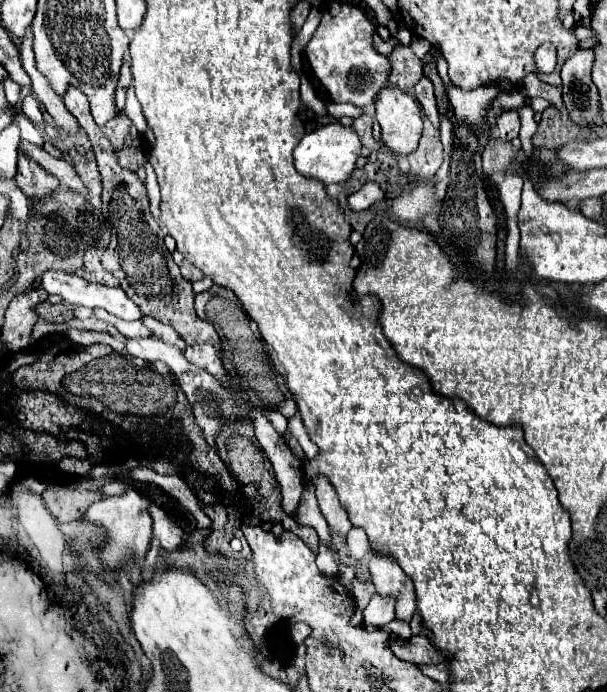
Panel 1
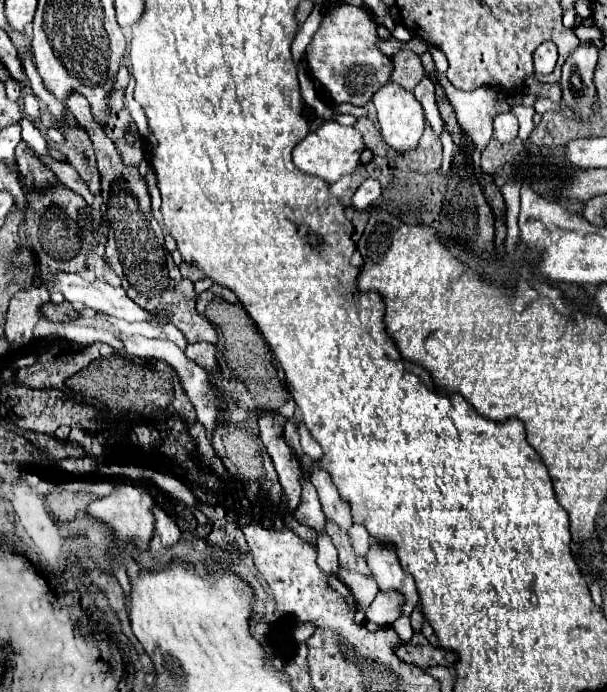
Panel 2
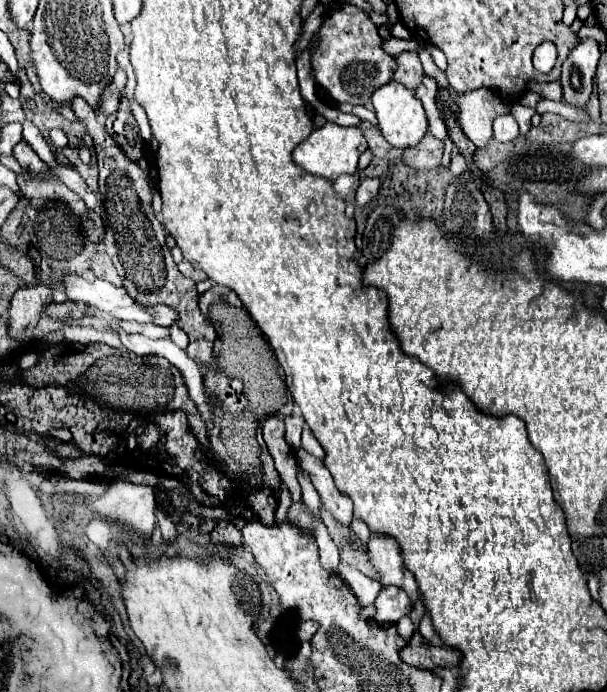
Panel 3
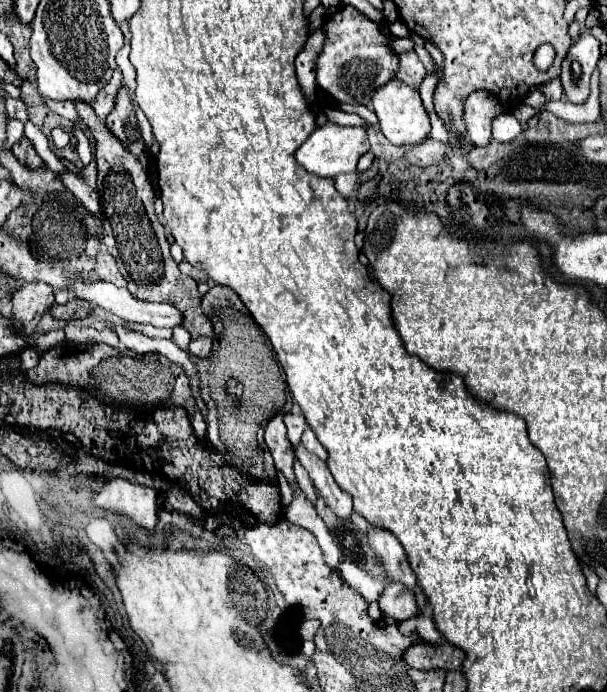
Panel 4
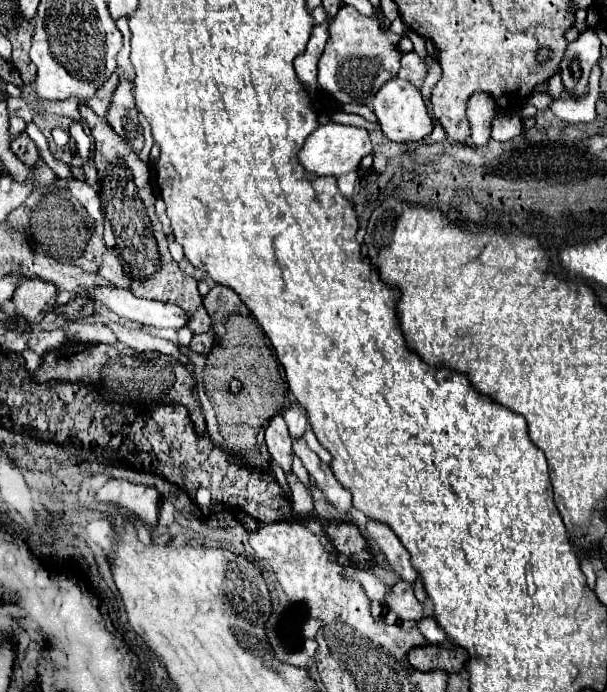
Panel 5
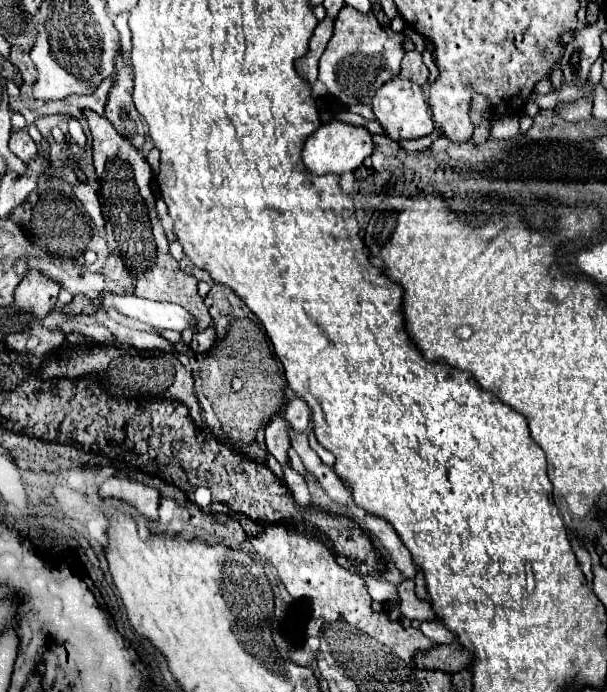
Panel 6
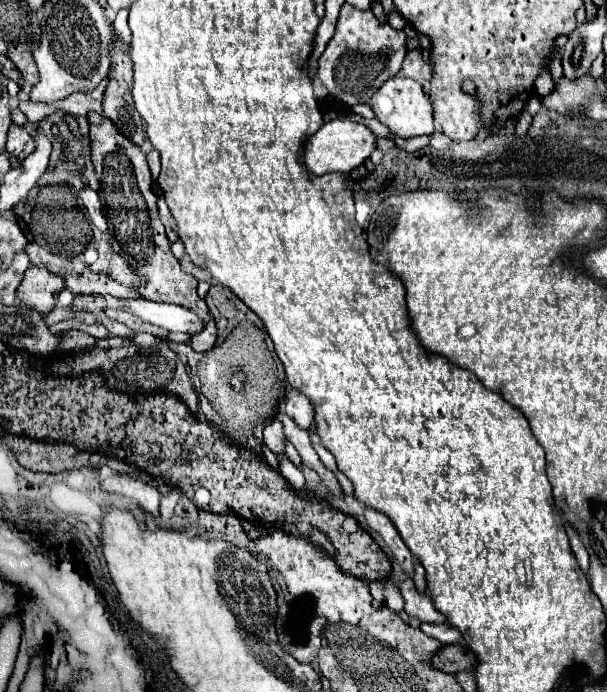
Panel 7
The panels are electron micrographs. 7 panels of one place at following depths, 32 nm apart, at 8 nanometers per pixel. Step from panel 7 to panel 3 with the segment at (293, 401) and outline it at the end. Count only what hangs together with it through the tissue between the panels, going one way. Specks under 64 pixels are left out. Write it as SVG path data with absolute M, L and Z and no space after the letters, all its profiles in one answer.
M292 414L292 416L286 416L284 418L284 424L286 424L286 440L288 444L298 450L300 448L300 434L302 434L302 428L304 428L304 418L302 414Z

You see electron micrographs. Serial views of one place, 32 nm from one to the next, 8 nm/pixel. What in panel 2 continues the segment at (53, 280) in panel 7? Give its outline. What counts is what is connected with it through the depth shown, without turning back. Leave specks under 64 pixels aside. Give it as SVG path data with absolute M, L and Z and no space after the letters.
M30 286L12 296L4 330L14 348L32 340L32 328L42 316L40 306L44 302L50 302L50 292L46 286Z

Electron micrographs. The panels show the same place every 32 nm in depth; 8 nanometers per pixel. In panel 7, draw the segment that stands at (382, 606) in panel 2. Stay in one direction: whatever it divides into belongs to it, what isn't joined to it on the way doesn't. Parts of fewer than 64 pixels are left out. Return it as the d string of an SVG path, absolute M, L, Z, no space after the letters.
M412 578L402 582L402 596L406 600L406 614L412 614L412 616L420 618L422 622L432 622L432 624L444 624L446 622L446 616L434 608L432 598L426 592L422 594L416 590Z

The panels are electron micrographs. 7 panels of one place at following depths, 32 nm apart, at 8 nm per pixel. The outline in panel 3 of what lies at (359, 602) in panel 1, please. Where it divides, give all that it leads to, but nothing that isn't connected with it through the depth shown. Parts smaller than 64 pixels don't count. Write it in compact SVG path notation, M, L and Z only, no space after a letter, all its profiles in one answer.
M344 562L338 564L338 574L342 576L344 582L348 582L348 586L356 592L356 596L360 596L360 602L364 606L372 604L378 596L378 592L382 590L382 584L378 584L378 580L368 578L366 574L362 574L358 568L348 566Z

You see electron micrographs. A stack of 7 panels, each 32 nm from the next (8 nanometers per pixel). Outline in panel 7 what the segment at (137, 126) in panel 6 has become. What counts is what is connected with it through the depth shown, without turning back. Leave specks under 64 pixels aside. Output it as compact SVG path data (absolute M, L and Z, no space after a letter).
M116 34L110 44L110 74L104 90L104 116L108 116L128 140L142 146L146 132L132 100L132 58L130 48Z

